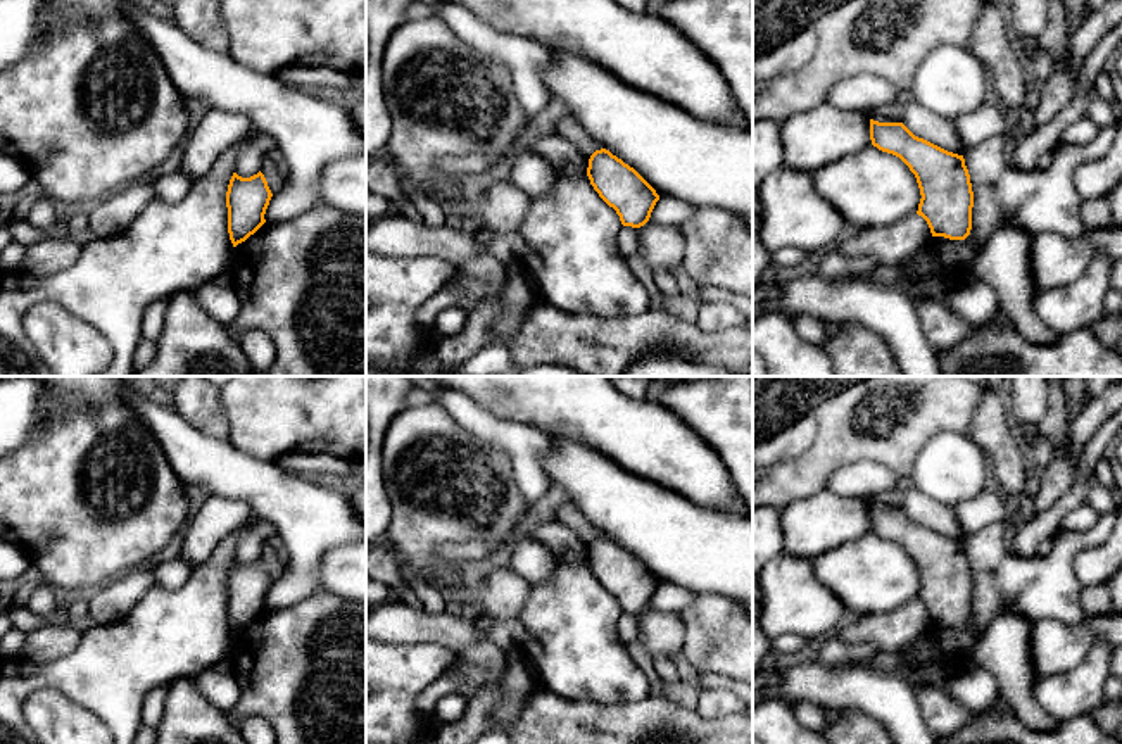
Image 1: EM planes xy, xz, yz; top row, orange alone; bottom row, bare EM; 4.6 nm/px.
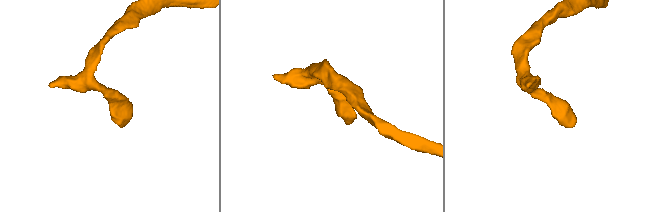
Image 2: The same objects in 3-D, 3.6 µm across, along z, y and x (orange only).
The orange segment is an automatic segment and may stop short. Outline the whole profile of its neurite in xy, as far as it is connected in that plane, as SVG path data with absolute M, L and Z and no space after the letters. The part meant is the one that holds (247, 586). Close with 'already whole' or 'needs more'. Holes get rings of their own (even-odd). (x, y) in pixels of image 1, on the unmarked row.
M261 558L250 564L233 559L226 578L228 620L233 634L245 628L266 609L264 601L271 583Z; already whole

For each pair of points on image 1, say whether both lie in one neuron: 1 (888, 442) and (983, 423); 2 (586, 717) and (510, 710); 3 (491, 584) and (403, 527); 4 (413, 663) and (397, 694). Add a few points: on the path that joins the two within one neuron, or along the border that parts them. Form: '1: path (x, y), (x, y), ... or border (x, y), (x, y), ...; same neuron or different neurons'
1: border (983, 394), (972, 420), (970, 435); different neurons
2: border (541, 686), (529, 696), (520, 713), (508, 725); different neurons
3: border (489, 563), (477, 572), (477, 584), (472, 591); different neurons
4: path (406, 670), (397, 679), (397, 687); same neuron

